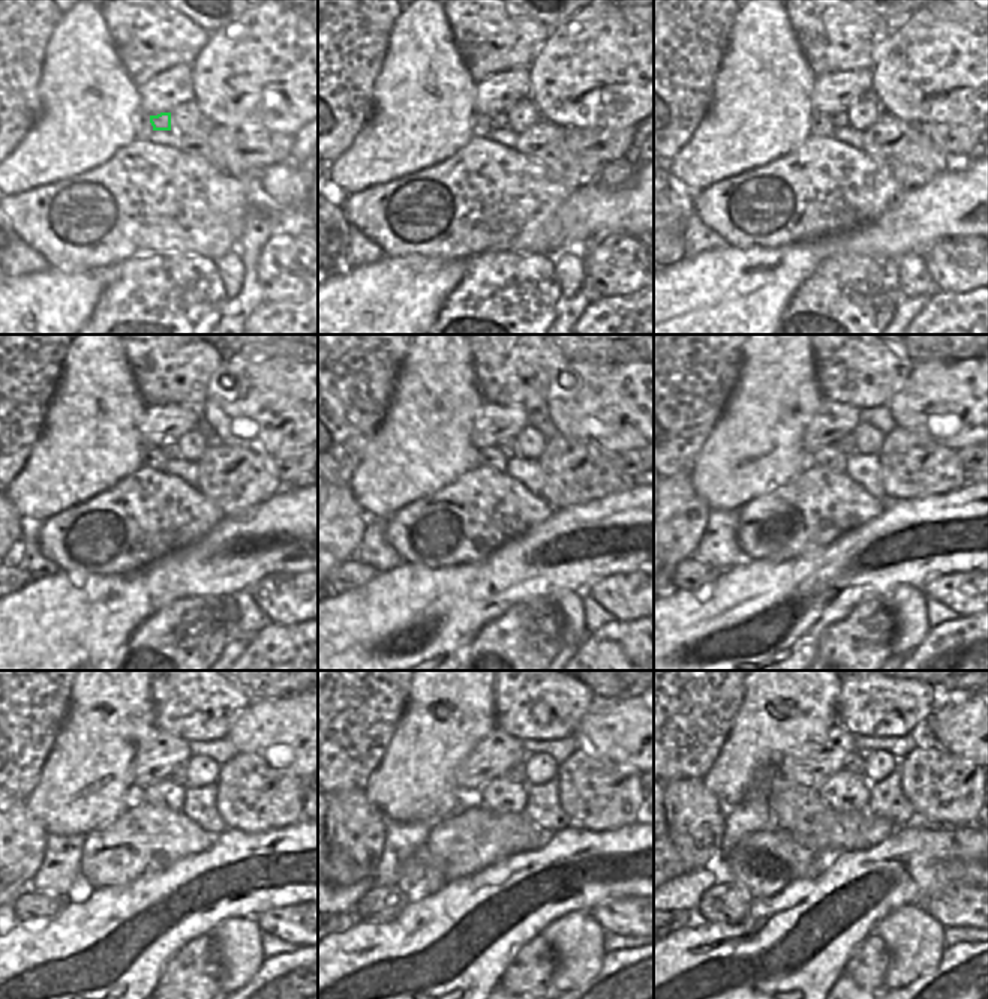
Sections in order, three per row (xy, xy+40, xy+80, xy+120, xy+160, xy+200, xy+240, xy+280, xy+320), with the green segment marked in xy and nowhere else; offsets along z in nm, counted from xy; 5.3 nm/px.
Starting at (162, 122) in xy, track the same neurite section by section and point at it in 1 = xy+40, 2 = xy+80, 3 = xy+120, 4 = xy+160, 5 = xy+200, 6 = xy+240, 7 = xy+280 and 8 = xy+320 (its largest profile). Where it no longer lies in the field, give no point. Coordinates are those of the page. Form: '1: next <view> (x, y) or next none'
1: next xy+40 (499, 120)
2: next xy+80 (838, 119)
3: next xy+120 (170, 452)
4: next xy+160 (507, 447)
5: next xy+200 (846, 444)
6: next xy+240 (177, 776)
7: next xy+280 (516, 773)
8: next xy+320 (855, 762)

